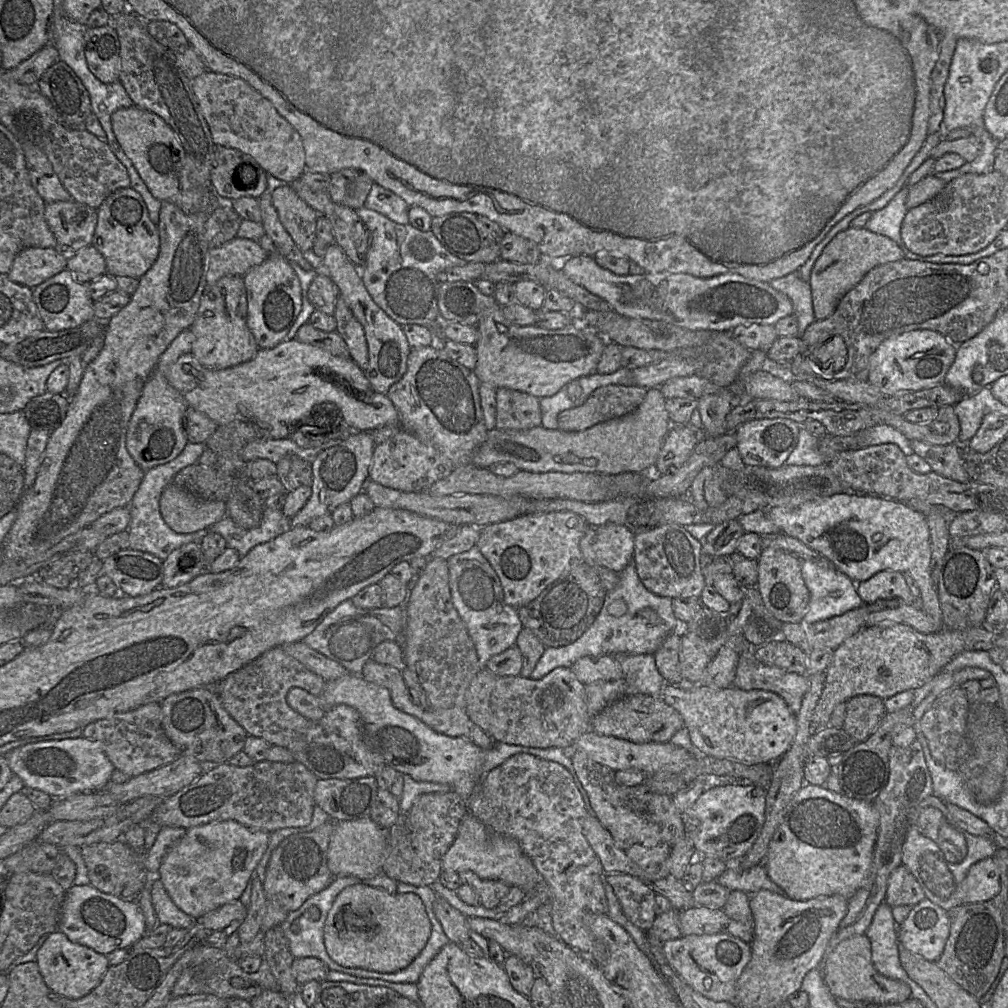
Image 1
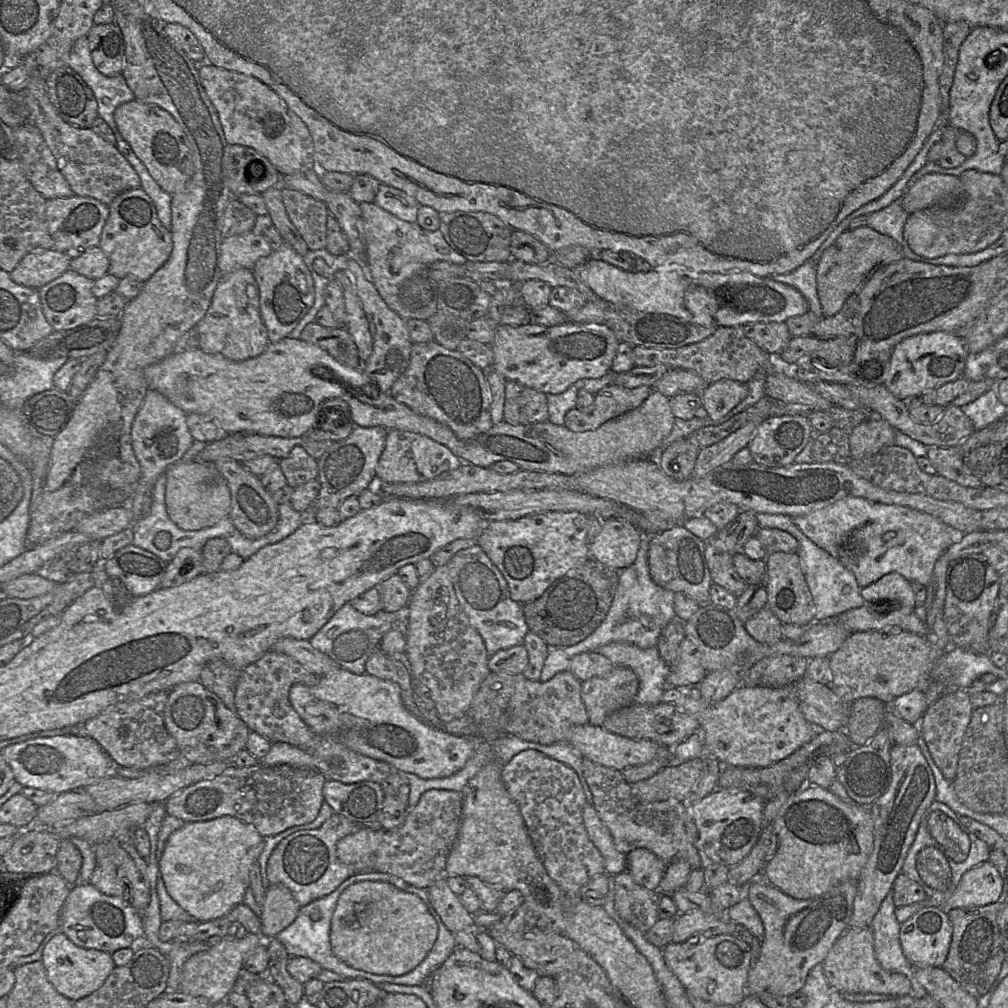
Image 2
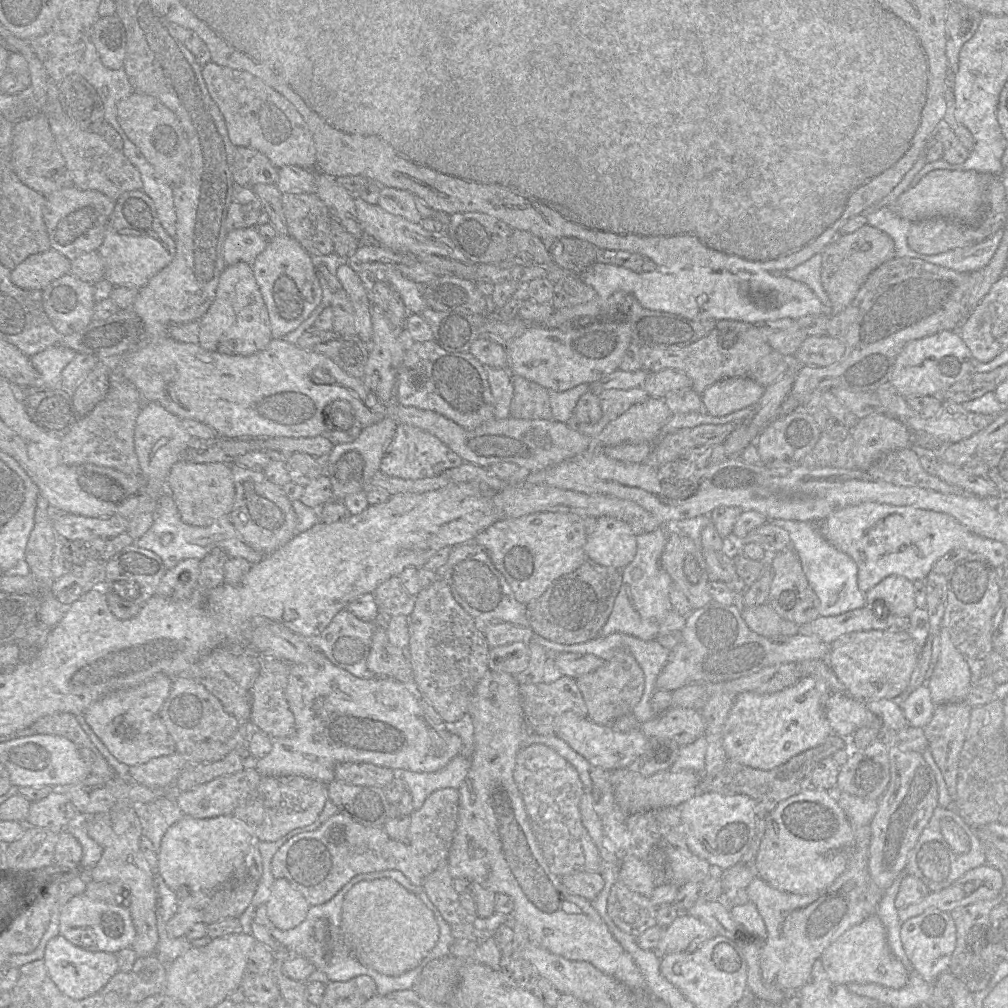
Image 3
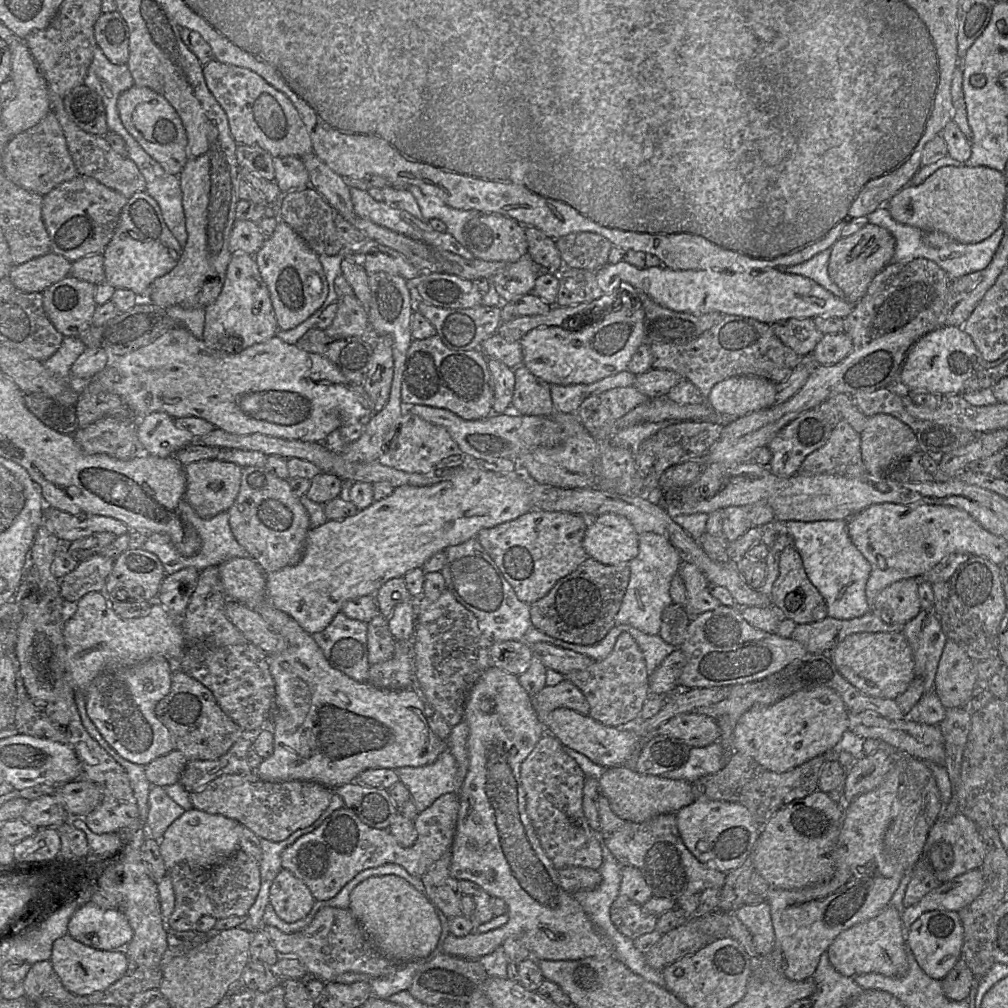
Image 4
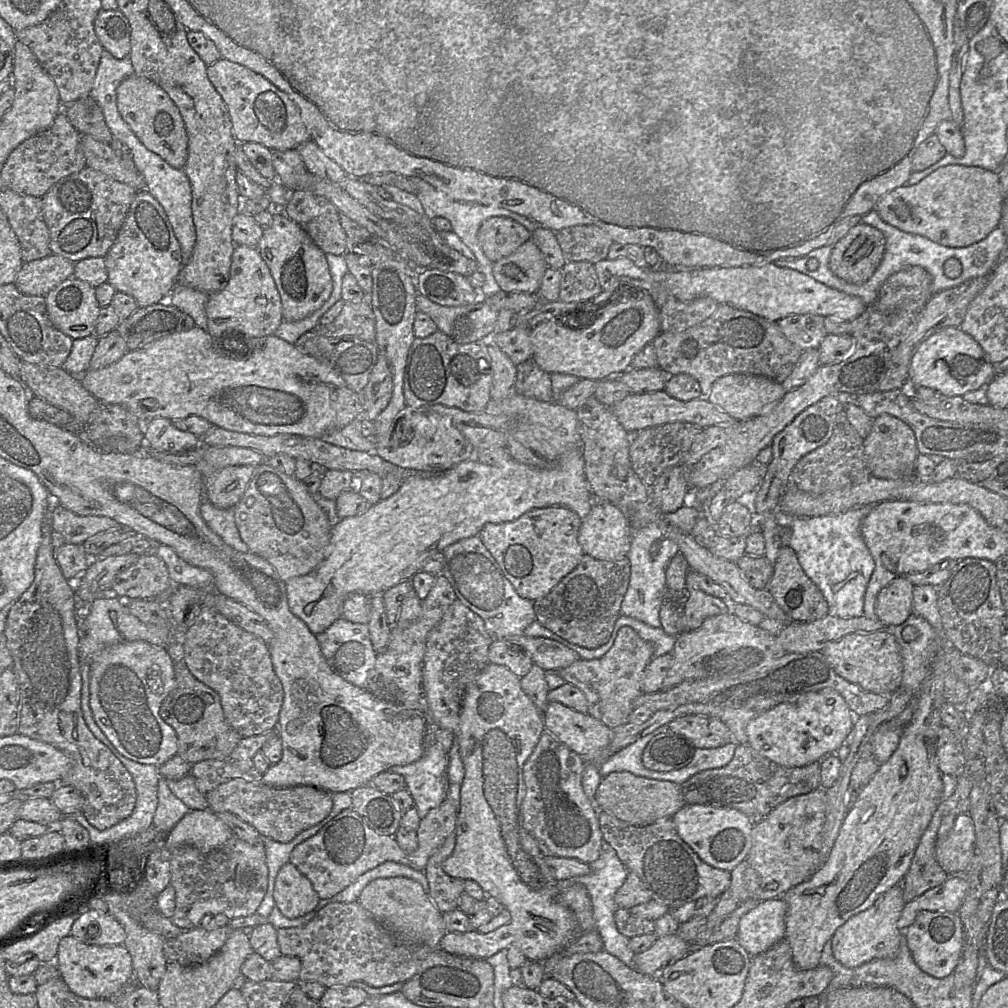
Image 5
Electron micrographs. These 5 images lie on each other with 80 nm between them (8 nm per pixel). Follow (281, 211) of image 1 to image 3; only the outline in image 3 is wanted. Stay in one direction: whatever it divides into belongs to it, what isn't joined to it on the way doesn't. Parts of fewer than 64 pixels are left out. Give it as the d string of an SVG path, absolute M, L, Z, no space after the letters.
M283 193L283 214L288 234L310 255L333 253L330 213L316 193Z

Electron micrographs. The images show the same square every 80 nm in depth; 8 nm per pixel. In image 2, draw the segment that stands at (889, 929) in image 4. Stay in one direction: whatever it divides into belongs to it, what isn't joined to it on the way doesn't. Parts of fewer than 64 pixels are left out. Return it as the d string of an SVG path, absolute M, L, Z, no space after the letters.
M870 927L848 928L834 943L822 966L828 984L840 993L875 993L890 997L911 994L911 982L905 975L884 970L876 960L873 932Z

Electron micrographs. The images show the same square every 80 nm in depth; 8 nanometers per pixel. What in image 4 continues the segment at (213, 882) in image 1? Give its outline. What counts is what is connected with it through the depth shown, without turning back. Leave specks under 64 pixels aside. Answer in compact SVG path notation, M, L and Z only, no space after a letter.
M191 808L185 810L167 827L159 840L159 851L167 871L178 862L213 865L238 850L241 830L242 825L231 818Z

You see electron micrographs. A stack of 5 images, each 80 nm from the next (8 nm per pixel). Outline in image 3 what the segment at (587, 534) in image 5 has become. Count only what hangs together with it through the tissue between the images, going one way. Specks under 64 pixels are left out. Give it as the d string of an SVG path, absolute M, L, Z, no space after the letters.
M600 517L594 532L587 537L586 559L606 567L624 568L636 555L636 537L626 522Z

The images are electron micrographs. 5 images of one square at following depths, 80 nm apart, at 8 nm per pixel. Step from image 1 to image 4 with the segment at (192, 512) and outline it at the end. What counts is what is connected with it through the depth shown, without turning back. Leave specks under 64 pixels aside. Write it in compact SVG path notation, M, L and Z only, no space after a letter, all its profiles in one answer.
M205 460L184 466L186 489L183 500L196 514L209 520L219 513L226 512L233 505L240 490L242 468L234 463L219 460Z

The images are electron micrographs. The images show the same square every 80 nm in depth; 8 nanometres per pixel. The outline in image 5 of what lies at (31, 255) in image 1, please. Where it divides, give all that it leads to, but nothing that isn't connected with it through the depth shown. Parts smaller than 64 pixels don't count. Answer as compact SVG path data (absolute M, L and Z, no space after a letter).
M50 253L44 258L23 263L14 284L25 295L46 296L73 276L74 264L60 255Z

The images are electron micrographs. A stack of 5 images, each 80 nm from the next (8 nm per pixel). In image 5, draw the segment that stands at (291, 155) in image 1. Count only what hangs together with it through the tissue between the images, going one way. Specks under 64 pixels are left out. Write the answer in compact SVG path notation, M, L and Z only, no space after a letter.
M219 59L215 63L207 66L206 73L209 81L227 107L232 125L232 133L238 143L255 142L271 151L286 151L296 149L299 145L309 140L309 134L295 103L286 93L280 91L260 74L226 59Z

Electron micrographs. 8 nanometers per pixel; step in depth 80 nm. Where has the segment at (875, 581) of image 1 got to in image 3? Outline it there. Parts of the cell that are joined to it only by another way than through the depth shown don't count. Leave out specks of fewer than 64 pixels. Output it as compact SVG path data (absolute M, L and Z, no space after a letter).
M891 575L884 578L865 593L865 598L872 612L881 619L886 618L886 610L889 614L909 617L916 608L912 581L904 576Z

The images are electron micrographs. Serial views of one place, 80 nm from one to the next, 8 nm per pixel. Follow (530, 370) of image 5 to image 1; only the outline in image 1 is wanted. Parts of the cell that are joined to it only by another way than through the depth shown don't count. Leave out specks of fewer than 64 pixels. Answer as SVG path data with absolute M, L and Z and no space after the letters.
M497 389L495 429L529 430L540 426L541 421L540 398L517 390Z

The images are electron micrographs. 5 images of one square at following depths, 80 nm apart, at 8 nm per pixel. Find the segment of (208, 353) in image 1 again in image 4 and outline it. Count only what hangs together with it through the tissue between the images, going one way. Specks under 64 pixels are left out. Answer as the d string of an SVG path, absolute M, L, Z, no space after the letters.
M241 250L232 253L222 290L217 299L205 307L203 342L211 349L240 353L272 338L278 329L269 291L254 255Z

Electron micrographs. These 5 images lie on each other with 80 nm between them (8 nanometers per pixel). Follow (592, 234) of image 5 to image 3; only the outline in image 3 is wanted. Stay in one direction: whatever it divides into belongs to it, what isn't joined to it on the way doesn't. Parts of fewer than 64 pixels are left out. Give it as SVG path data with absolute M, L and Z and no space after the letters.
M563 237L548 244L552 263L569 271L580 274L600 261L601 252L592 243L572 237Z

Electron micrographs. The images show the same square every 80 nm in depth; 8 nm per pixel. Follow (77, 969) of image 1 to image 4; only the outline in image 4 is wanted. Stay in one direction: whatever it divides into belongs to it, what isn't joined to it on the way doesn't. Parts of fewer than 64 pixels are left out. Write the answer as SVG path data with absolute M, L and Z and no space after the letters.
M68 934L54 941L49 961L66 990L79 996L107 989L129 972L130 968L125 951L95 949L76 941Z

